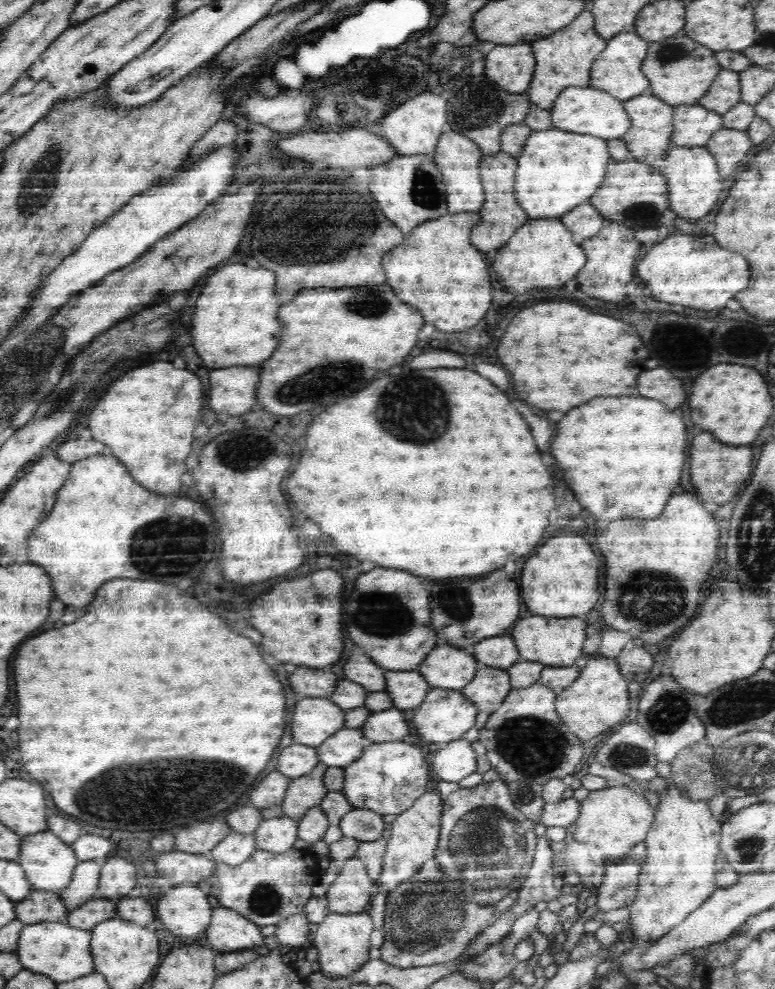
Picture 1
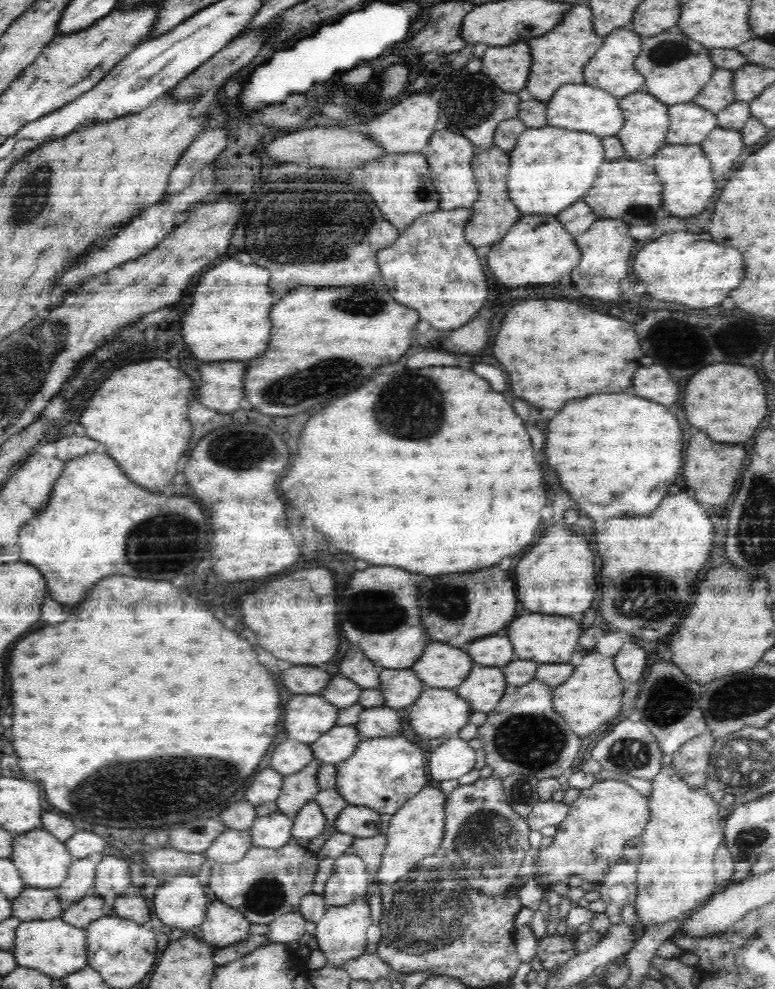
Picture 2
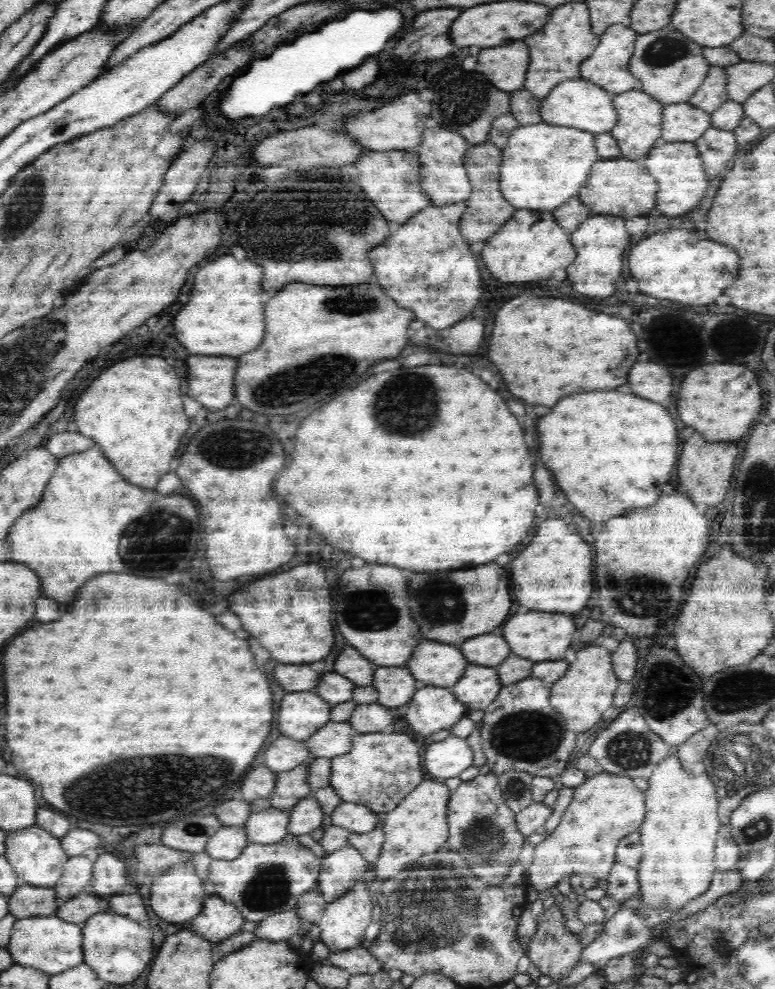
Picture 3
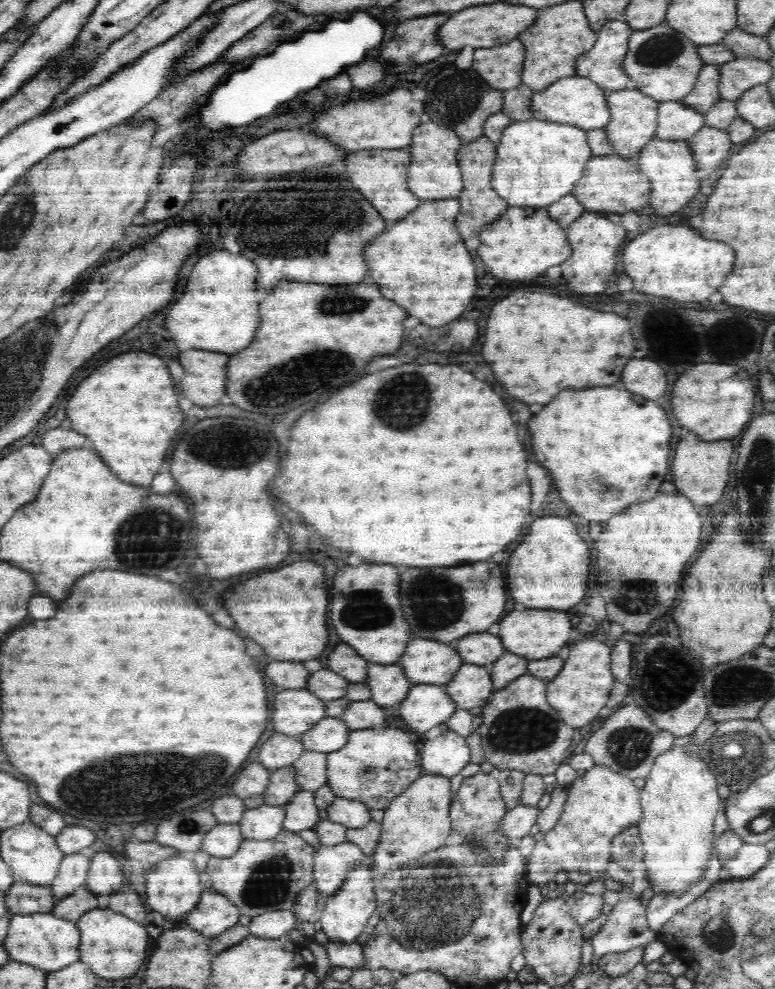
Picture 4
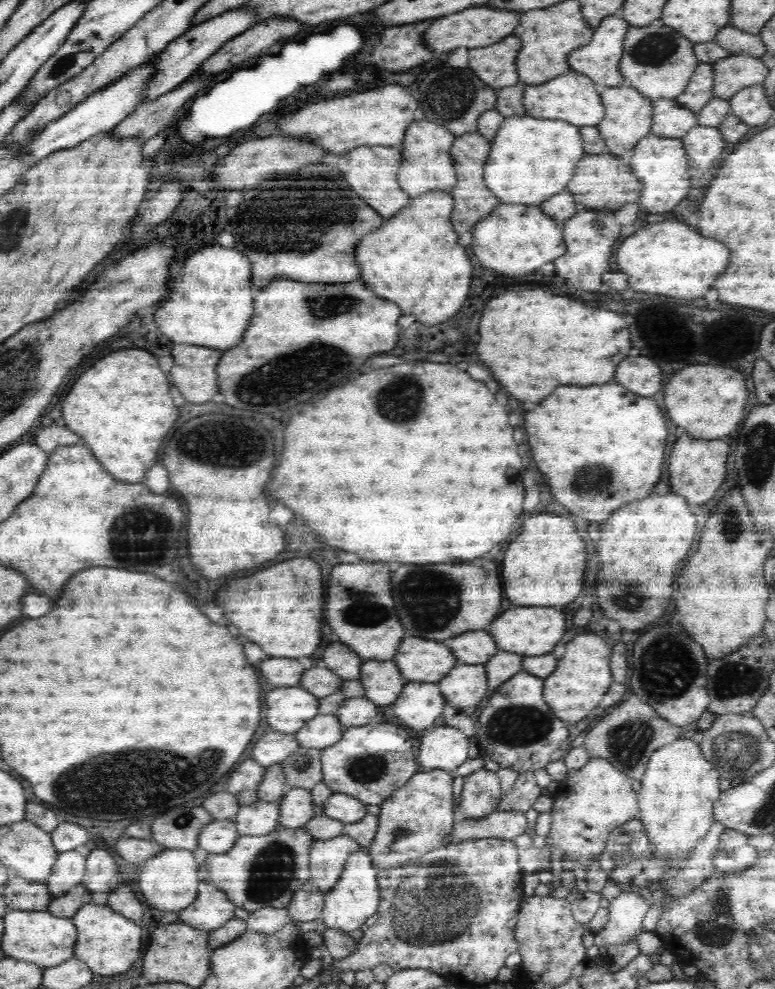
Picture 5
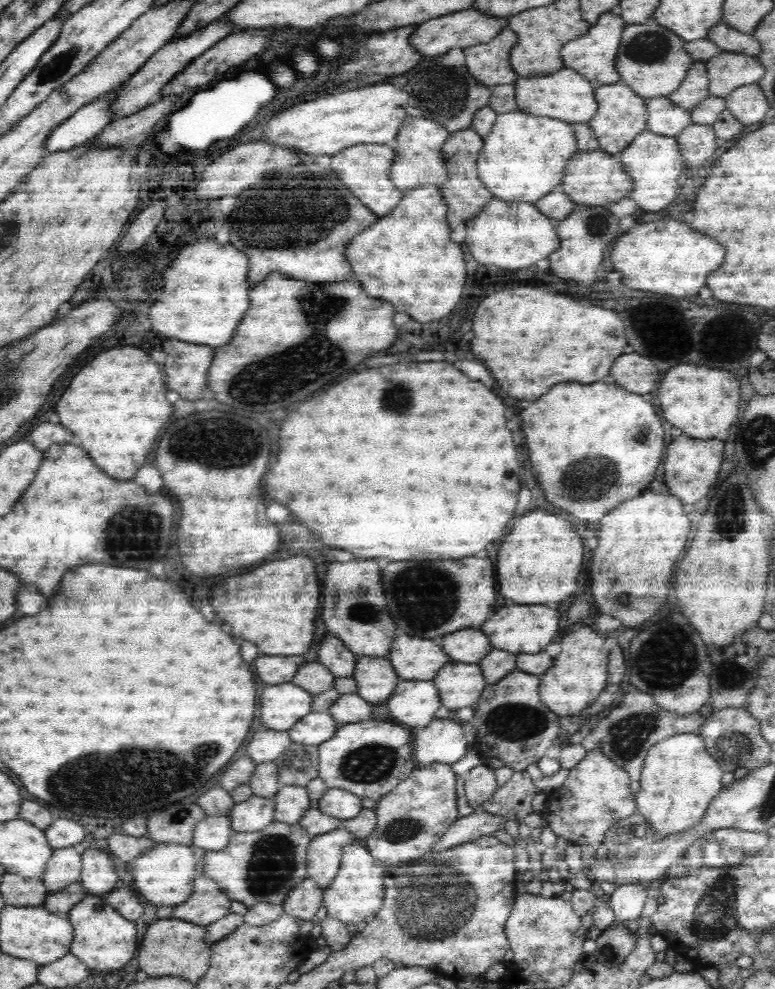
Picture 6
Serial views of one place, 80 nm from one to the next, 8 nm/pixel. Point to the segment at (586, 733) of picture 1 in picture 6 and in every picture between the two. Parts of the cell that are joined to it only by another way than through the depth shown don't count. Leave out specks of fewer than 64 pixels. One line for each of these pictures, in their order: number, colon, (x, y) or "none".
2: (592, 696)
3: (581, 695)
4: (581, 690)
5: (583, 675)
6: (580, 673)

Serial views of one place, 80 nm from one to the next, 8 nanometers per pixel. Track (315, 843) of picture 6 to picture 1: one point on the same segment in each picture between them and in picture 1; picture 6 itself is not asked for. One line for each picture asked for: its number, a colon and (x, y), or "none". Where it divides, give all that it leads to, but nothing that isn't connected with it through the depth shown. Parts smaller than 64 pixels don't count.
1: (352, 890)
2: (350, 880)
3: (339, 870)
4: (331, 865)
5: (327, 857)

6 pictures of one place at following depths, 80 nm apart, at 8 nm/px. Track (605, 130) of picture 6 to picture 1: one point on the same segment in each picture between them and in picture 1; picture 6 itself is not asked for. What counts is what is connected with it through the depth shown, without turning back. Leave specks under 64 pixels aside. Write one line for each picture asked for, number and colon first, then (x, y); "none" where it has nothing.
1: (647, 139)
2: (646, 119)
3: (638, 128)
4: (632, 124)
5: (628, 114)

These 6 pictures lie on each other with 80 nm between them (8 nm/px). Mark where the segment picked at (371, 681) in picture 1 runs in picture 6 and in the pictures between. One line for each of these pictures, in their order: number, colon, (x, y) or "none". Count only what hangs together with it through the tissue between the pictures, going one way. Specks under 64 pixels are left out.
2: (355, 665)
3: (357, 668)
4: (345, 661)
5: (339, 658)
6: (334, 654)

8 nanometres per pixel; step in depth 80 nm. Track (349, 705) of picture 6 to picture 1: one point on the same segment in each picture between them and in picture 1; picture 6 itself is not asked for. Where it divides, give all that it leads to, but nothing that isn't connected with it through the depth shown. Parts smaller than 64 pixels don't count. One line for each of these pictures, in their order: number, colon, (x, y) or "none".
1: (389, 725)
2: (383, 722)
3: (366, 718)
4: (367, 714)
5: (353, 711)

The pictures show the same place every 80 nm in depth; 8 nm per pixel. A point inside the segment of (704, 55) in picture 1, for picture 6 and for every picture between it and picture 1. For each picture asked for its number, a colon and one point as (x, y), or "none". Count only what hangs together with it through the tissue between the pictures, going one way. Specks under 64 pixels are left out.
2: (675, 68)
3: (670, 66)
4: (664, 64)
5: (657, 61)
6: (651, 60)

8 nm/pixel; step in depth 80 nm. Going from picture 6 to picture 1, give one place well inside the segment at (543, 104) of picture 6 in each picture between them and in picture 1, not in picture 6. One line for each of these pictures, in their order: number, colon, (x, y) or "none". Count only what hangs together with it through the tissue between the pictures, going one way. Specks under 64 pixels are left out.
1: (583, 110)
2: (574, 106)
3: (577, 103)
4: (575, 100)
5: (571, 97)

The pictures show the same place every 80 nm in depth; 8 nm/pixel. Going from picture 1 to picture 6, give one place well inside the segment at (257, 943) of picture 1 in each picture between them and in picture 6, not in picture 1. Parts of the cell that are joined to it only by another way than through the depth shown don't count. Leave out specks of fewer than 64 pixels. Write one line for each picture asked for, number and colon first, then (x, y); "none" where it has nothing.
2: (223, 926)
3: (218, 919)
4: (214, 913)
5: (211, 908)
6: (208, 903)

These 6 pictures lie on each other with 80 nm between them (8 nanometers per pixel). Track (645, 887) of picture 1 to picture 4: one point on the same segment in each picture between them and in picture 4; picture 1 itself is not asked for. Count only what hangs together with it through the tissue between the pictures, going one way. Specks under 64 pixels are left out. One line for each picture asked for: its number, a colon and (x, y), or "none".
2: (677, 871)
3: (679, 835)
4: (680, 802)

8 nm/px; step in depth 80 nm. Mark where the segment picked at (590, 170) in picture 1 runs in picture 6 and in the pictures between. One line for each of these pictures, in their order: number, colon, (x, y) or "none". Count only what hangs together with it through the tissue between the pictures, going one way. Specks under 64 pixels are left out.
2: (550, 168)
3: (542, 165)
4: (537, 162)
5: (530, 159)
6: (524, 156)

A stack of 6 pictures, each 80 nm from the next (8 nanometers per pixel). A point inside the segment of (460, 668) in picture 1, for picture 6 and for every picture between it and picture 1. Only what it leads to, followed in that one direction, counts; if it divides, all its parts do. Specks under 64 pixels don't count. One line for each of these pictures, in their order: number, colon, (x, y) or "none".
2: (441, 666)
3: (433, 663)
4: (425, 662)
5: (419, 660)
6: (413, 658)

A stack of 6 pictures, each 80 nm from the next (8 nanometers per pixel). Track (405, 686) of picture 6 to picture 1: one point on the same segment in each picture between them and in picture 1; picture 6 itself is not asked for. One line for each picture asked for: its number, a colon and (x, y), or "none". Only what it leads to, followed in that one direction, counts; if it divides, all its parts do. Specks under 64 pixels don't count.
1: (445, 715)
2: (439, 713)
3: (432, 708)
4: (425, 706)
5: (419, 705)

